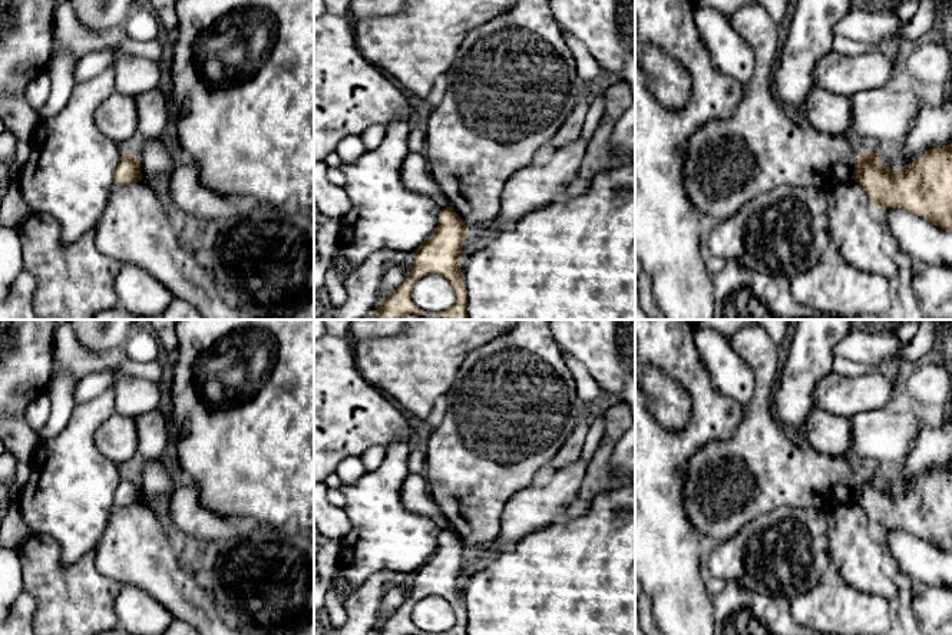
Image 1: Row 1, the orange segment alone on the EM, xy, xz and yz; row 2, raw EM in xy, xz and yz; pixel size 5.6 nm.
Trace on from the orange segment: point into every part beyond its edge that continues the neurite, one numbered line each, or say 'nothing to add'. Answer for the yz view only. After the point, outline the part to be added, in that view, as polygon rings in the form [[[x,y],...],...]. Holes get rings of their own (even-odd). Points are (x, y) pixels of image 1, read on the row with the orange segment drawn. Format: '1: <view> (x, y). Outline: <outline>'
nothing to add

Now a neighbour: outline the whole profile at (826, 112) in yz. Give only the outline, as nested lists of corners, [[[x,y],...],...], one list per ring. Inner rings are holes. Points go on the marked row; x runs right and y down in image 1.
[[[813,89],[806,100],[806,122],[819,132],[852,136],[852,100],[827,89]]]

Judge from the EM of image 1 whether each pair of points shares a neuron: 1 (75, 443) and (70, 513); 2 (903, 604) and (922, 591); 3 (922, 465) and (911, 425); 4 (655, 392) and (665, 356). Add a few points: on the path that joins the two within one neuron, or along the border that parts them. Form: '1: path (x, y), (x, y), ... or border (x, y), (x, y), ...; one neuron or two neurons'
1: path (70, 460), (70, 496); one neuron
2: border (912, 582), (911, 611), (918, 619); two neurons
3: border (922, 420), (915, 443), (902, 460); two neurons
4: border (650, 363), (660, 367), (687, 392); two neurons

